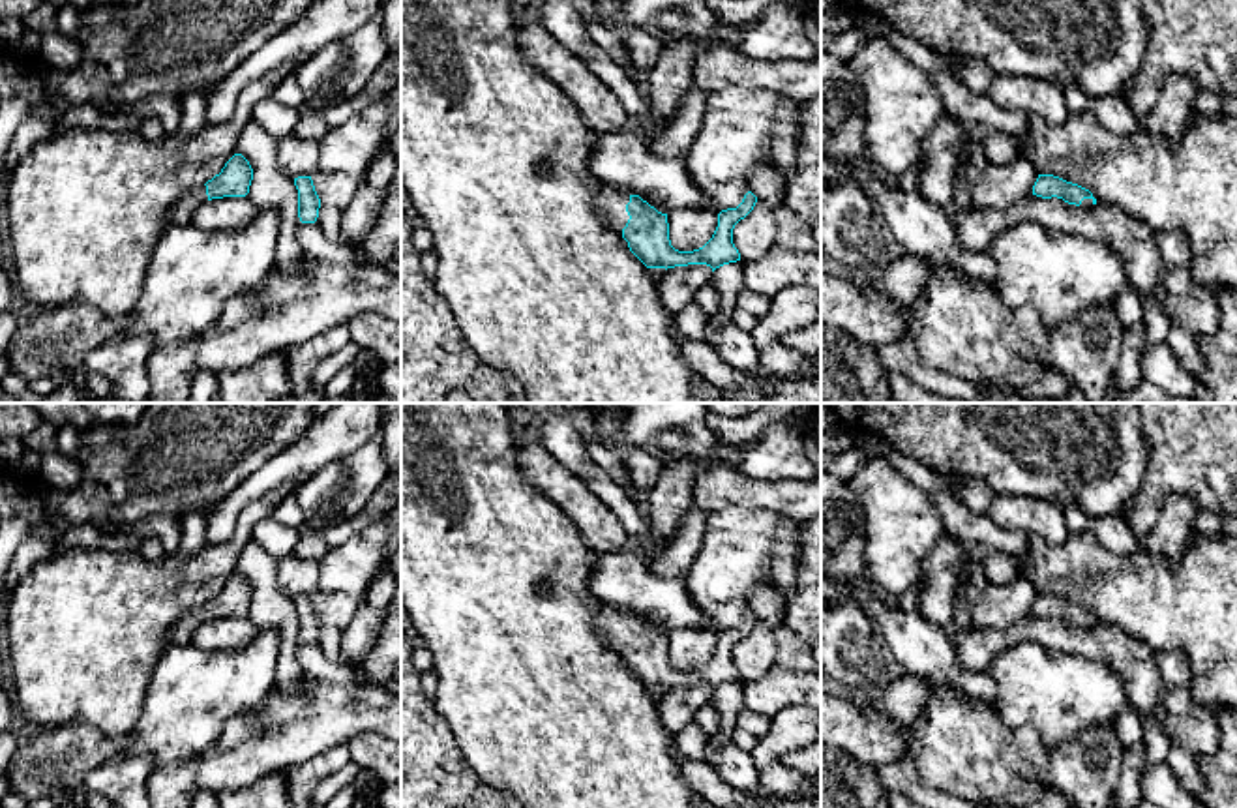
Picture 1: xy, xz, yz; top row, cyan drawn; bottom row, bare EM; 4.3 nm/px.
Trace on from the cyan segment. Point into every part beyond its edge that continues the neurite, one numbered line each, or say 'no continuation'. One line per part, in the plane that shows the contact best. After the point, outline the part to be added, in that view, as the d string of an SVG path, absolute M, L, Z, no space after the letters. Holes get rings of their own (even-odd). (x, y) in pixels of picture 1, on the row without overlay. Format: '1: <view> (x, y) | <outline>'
1: xz (611, 621) | M600 604L600 613L596 619L596 626L600 628L604 641L622 658L622 649L626 647L630 636L626 632L626 624L630 622L628 611ZM622 658L622 664L628 667L628 662Z

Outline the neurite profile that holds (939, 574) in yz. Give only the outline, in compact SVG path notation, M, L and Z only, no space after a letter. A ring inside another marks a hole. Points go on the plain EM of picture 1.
M943 534L930 555L924 559L917 585L922 589L917 600L917 611L930 622L952 630L954 600L958 592L960 572L967 562L960 559L960 540Z

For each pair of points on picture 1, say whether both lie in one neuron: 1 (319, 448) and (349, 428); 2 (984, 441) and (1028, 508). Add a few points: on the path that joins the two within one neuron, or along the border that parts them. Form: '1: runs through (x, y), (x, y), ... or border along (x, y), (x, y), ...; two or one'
1: runs through (327, 441), (342, 430); one
2: border along (999, 493), (1035, 495), (1058, 501), (1063, 507); two

